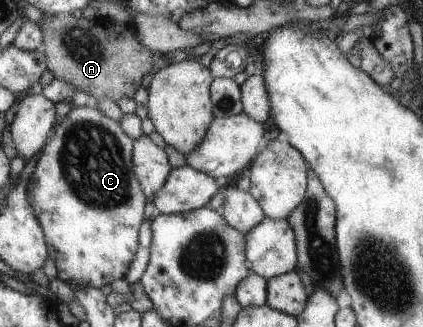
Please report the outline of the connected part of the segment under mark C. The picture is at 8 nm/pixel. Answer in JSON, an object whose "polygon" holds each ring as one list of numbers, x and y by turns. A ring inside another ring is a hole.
{"polygon":[[92,102,72,106,68,114,58,120,54,137,46,144,31,176,29,198,45,230,50,257,57,265,59,278,74,288,84,284,102,288,125,277,138,252,148,202,134,170,133,149,134,140,126,134,122,124,106,116]]}

